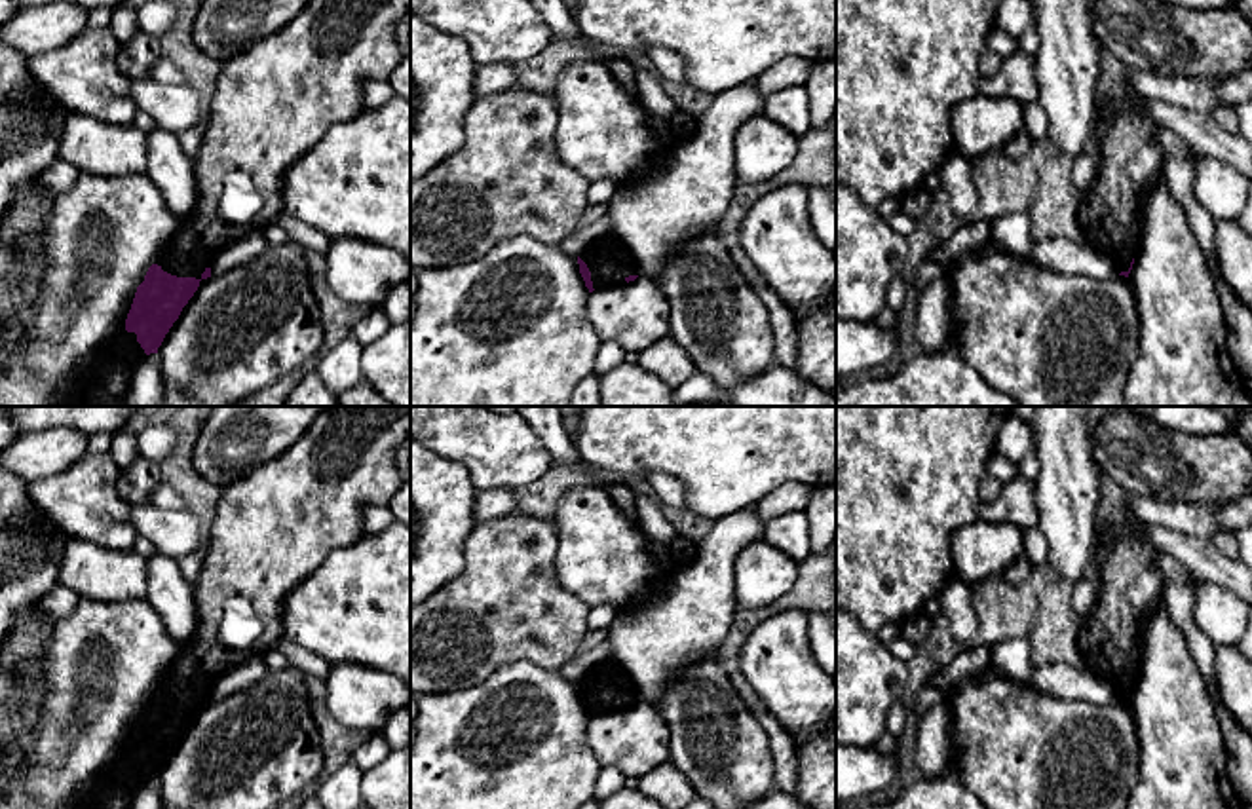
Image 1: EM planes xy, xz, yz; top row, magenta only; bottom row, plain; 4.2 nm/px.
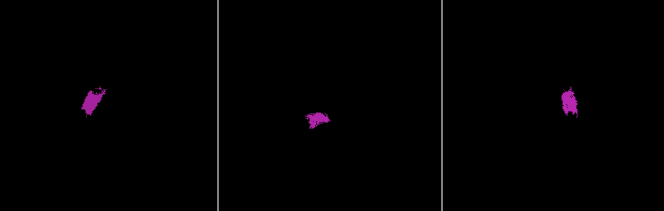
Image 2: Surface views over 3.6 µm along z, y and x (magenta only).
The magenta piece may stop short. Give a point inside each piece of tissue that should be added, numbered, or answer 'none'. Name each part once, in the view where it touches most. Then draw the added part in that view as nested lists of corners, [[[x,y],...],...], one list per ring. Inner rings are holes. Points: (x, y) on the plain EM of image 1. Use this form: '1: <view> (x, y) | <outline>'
1: xy (274, 526) | [[[327,406],[283,454],[222,488],[194,587],[198,629],[180,644],[154,689],[177,703],[196,703],[215,682],[251,655],[264,655],[283,634],[283,600],[325,556],[365,534],[365,509],[388,505],[401,484],[395,448],[410,433],[410,406]],[[239,596],[262,621],[262,634],[243,649],[218,640],[224,604]]]
2: xy (114, 785) | [[[135,718],[118,739],[110,758],[84,782],[74,809],[133,809],[133,798],[146,782],[137,760],[125,756]]]

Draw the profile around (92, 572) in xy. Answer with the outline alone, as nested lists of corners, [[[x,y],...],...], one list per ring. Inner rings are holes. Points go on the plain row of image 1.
[[[70,537],[59,566],[59,583],[89,600],[146,596],[146,560],[135,551],[114,551]]]

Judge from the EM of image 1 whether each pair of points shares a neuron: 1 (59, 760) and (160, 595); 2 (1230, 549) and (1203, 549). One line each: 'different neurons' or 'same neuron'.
1: different neurons
2: different neurons

